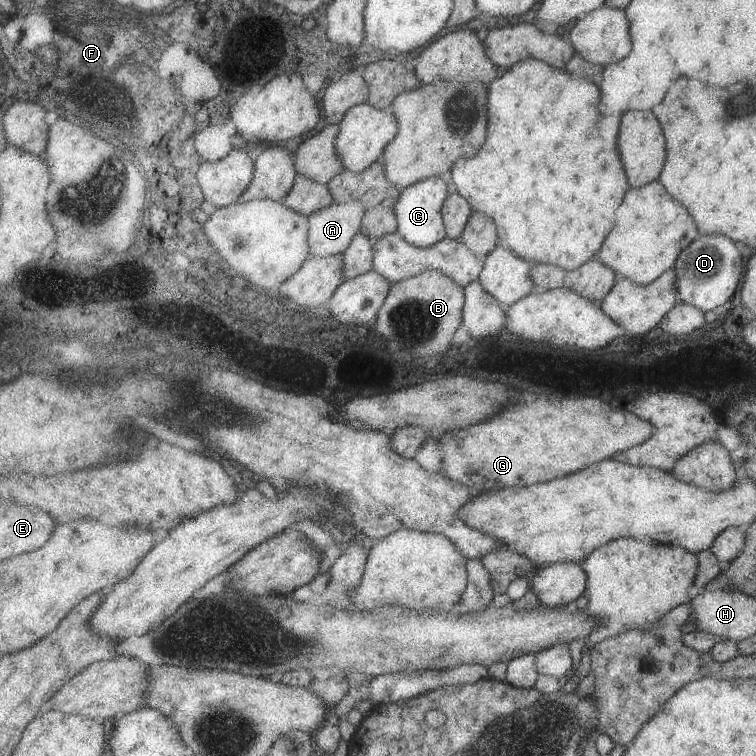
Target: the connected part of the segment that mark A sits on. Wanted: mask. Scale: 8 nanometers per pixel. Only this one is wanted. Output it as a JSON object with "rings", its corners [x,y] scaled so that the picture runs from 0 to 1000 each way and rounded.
{"rings":[[[464,266],[459,270],[440,269],[435,275],[421,278],[409,286],[410,291],[410,339],[433,341],[443,337],[452,337],[463,325],[464,320],[476,307],[483,288],[483,271],[475,266]]]}

